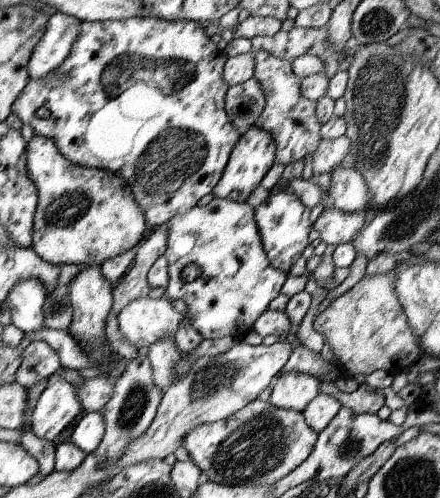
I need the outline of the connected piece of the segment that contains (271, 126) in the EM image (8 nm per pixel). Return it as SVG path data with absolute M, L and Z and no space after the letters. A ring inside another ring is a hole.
M259 47L252 52L255 64L254 78L262 85L265 98L264 110L255 124L258 128L264 128L264 132L272 134L272 138L276 140L276 164L288 166L298 160L304 163L322 140L321 124L316 116L317 101L307 99L299 91L301 78L294 74L291 61L270 53L265 47Z

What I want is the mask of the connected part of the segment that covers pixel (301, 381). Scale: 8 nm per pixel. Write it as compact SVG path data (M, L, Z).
M280 372L272 388L269 401L276 408L303 412L320 394L321 380L304 372Z

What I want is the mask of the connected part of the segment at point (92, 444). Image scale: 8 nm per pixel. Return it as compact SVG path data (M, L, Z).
M101 412L86 413L78 420L69 442L75 444L81 451L90 454L100 446L105 434L105 418Z

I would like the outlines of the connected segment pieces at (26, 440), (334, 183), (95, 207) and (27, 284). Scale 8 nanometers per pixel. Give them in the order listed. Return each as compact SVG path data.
M30 409L26 422L20 428L21 430L23 429L20 442L28 450L28 454L31 454L38 460L39 474L37 479L44 480L44 478L48 478L55 471L55 444L46 442L46 440L40 440L33 433L32 422L30 422L32 413L33 411Z
M342 163L330 170L329 197L334 206L344 212L366 212L370 208L370 194L364 176Z
M36 135L27 142L27 167L28 176L37 188L31 247L42 260L54 265L102 266L107 260L124 254L143 240L144 232L147 231L144 211L121 176L108 170L72 164L58 152L54 140Z
M26 278L18 282L3 301L10 310L10 322L24 332L38 332L44 328L42 306L47 294L39 278Z

